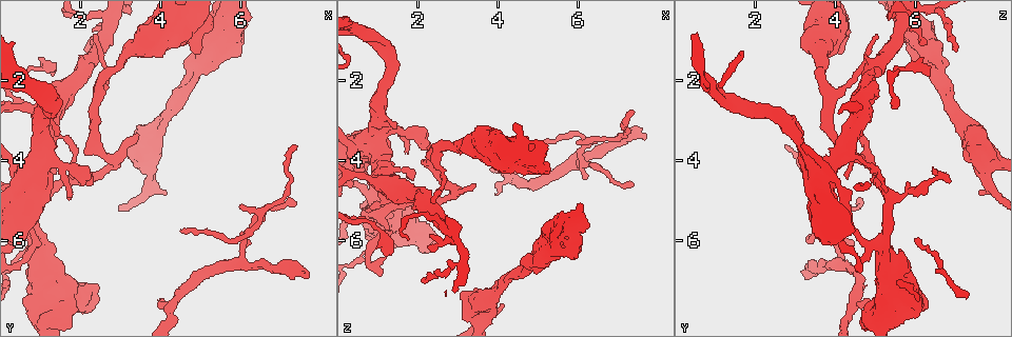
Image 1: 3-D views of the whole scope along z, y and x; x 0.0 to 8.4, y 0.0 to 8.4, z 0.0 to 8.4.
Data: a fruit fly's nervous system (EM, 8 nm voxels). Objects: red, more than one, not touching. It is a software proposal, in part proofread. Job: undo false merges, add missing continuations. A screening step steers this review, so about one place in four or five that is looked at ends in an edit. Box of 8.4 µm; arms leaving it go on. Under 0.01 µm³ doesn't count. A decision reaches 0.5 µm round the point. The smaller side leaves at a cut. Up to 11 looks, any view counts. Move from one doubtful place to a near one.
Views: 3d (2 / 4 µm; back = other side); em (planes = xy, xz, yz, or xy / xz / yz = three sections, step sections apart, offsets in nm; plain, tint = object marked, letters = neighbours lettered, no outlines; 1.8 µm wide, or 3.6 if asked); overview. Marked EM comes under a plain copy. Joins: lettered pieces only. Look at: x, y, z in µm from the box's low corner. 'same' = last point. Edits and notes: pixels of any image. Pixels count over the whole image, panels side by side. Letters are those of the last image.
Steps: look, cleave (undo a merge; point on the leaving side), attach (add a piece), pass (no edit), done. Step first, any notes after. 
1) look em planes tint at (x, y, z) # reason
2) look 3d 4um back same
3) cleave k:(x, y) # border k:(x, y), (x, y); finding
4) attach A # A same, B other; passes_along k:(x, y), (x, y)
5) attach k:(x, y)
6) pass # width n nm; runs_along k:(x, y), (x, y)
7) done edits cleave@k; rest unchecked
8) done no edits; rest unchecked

look em planes tint at (2.75, 0.55, 6.00) # thick turns thin

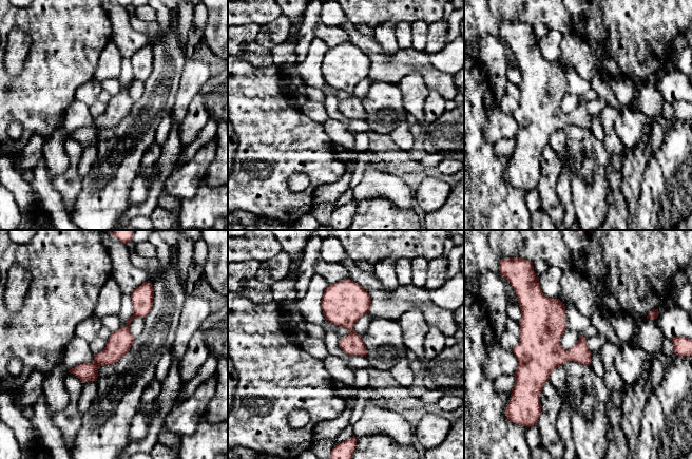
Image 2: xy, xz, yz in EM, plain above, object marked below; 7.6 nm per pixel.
look em planes letters same # what lies round it

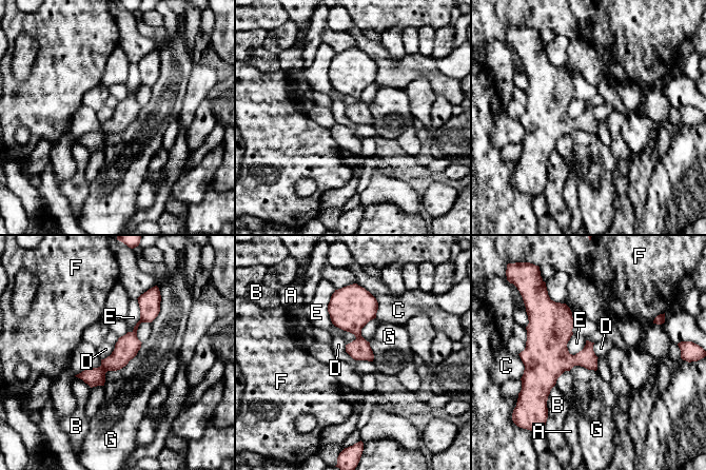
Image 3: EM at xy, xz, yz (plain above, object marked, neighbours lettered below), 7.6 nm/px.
pass # A other, B other, C other, D other, E other, F other, G other; border 3:(115, 345), (112, 352), (101, 359); continuous, no second cell

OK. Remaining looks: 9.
look 3d 4um at (3.60, 1.10, 3.70) # thick turns thin

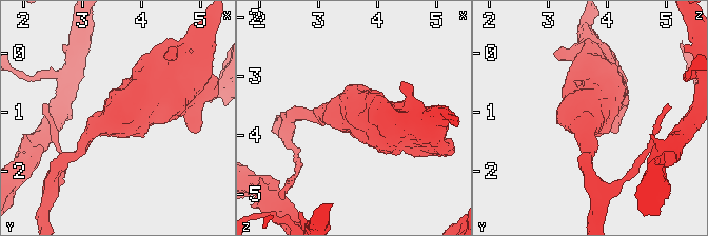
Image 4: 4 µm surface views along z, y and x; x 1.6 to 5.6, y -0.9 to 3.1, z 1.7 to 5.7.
look em 3.6um yz step 8 tint at (3.60, 1.15, 3.65) # need the tissue

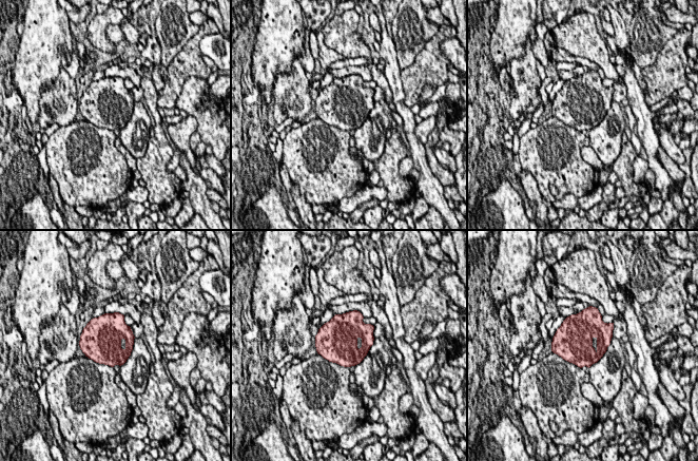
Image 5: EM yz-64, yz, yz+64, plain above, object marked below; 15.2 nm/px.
look em 3.6um yz step 8 letters same # what lies round it

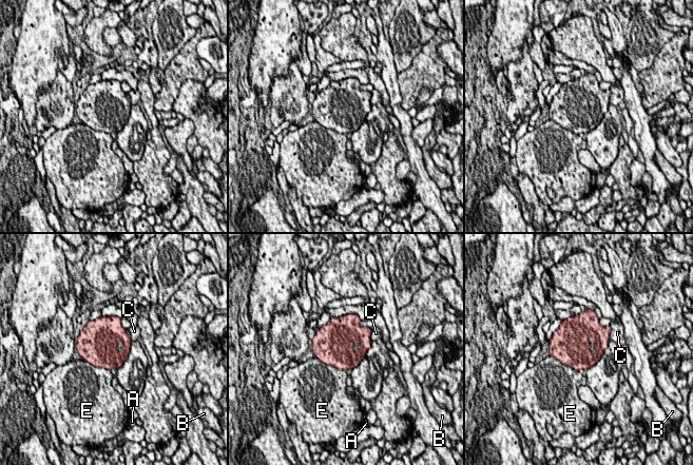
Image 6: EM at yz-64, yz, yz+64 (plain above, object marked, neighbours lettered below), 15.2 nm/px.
pass # A other, B other, C other, E other; border 6:(314, 355), (326, 364), (345, 370); continuous, no second cell

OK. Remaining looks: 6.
look em 3.6um planes tint at (5.40, 0.75, 5.90) # branch point

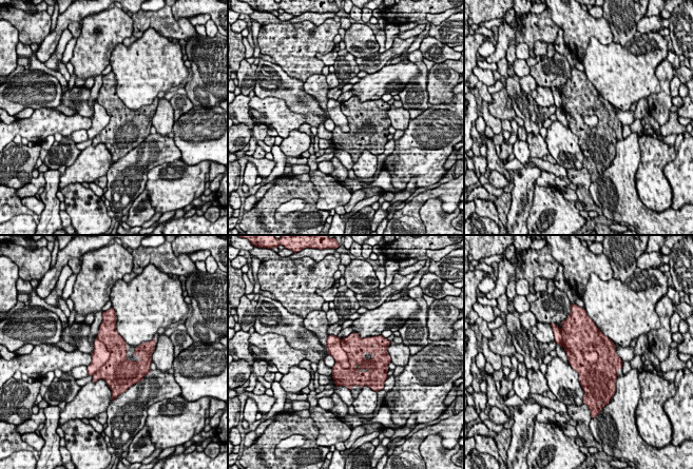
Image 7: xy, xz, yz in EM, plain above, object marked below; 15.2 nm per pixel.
look em 3.6um planes letters same # see the neighbours

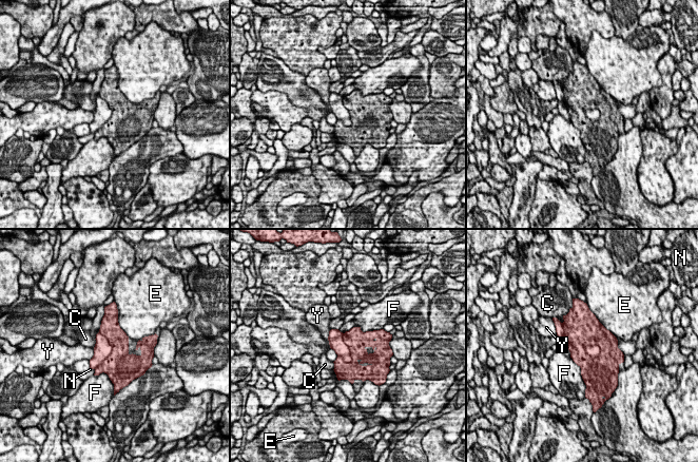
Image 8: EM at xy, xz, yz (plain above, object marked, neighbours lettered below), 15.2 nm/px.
cleave 8:(594, 350) # longest_contact E 600 nm; C other, E other, F other, N other, Y other; border 8:(583, 347), (593, 357), (600, 353); a second cell is stuck on

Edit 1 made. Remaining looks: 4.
look overview # redraw

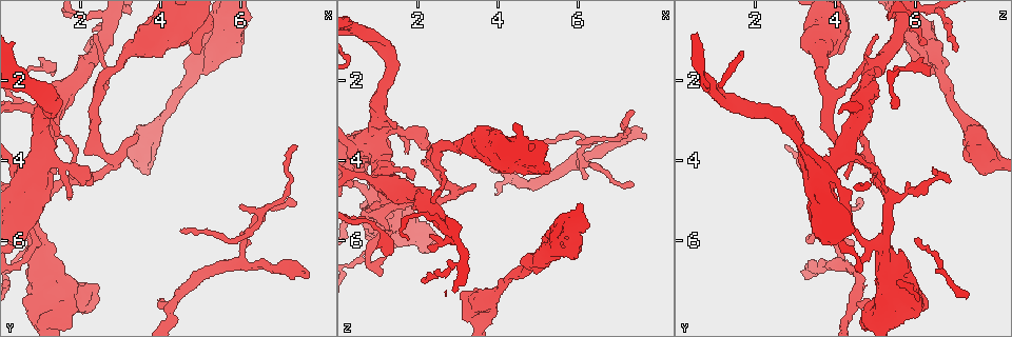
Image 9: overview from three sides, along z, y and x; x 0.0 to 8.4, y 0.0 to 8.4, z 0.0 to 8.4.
look em planes letters at (0.75, 4.50, 6.50) # abrupt turn

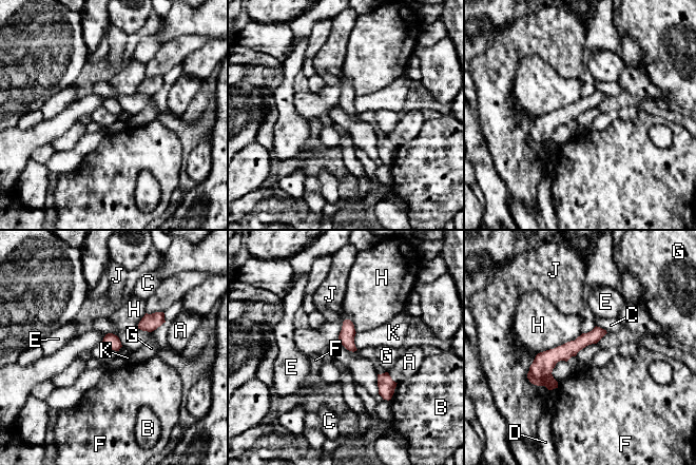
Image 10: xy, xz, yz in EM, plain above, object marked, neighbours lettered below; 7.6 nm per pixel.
pass # A other, B other, C other, D other, E other, F other, G other, H other, J other, K other; border 10:(355, 332), (354, 346), (358, 349); all the same cell

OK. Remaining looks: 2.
done edits cleave@8; rest unchecked

